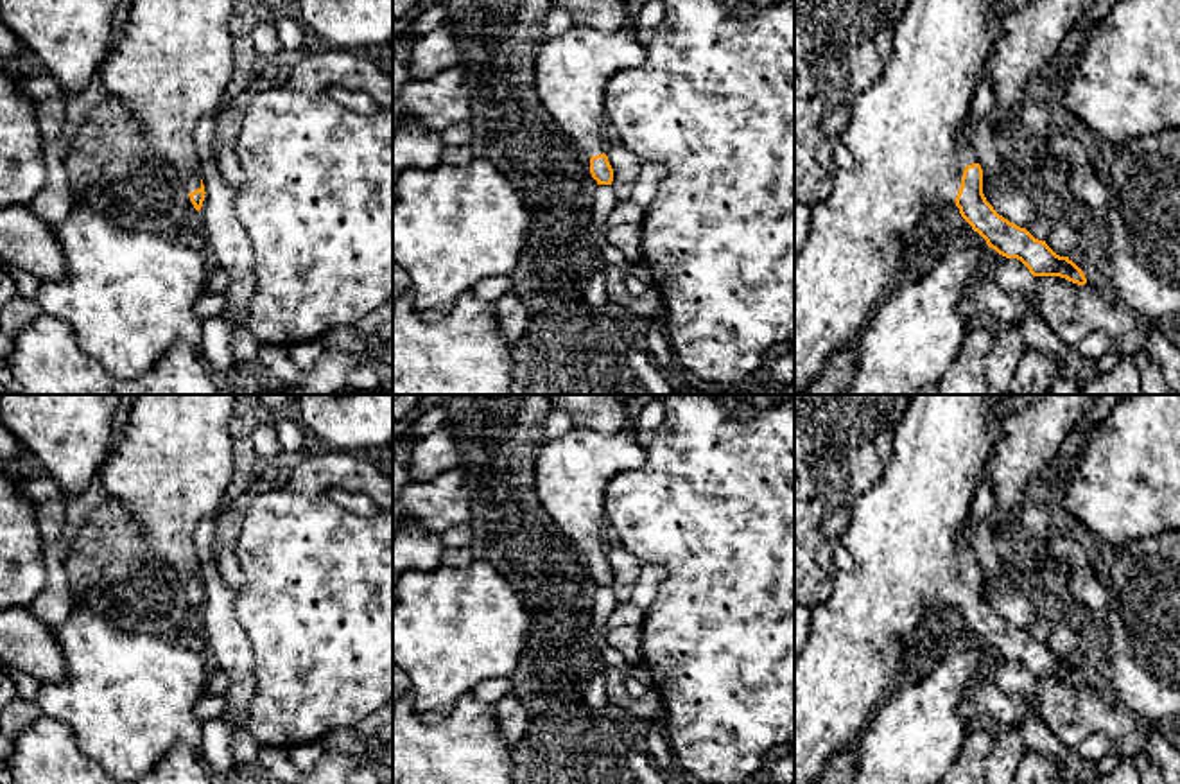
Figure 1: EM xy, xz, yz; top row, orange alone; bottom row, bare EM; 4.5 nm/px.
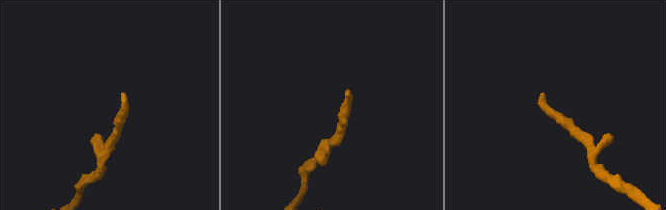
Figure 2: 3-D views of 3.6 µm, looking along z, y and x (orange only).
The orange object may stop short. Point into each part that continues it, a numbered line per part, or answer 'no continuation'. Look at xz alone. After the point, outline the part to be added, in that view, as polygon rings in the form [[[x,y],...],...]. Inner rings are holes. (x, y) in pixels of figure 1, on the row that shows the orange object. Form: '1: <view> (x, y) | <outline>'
1: xz (571, 72) | [[[628,13],[624,25],[615,32],[601,32],[588,25],[576,23],[563,34],[542,43],[534,63],[538,99],[554,124],[572,136],[590,158],[603,154],[608,142],[603,135],[606,124],[606,84],[617,72],[638,68],[644,61],[646,45],[628,23]]]

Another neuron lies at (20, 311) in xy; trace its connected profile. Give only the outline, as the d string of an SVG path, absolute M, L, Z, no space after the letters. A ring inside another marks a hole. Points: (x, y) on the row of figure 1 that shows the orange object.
M14 296L0 312L0 330L13 341L25 325L41 314L43 309L36 300Z

